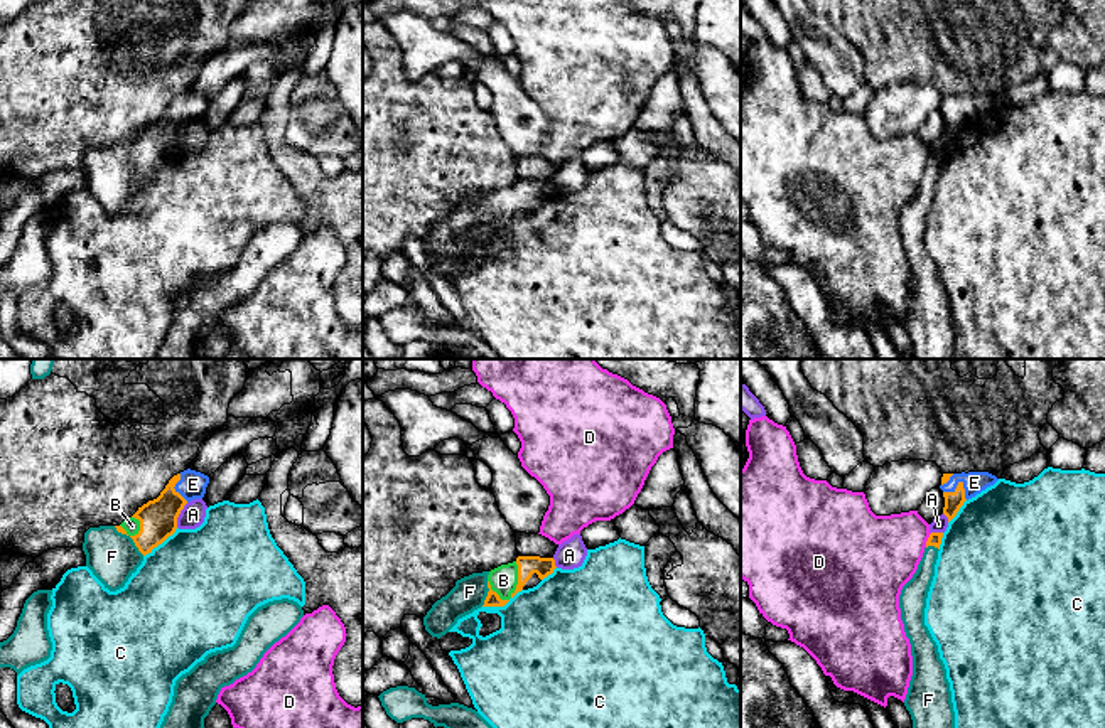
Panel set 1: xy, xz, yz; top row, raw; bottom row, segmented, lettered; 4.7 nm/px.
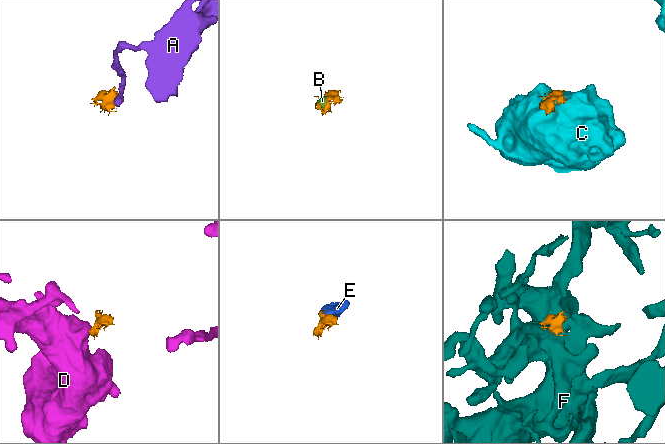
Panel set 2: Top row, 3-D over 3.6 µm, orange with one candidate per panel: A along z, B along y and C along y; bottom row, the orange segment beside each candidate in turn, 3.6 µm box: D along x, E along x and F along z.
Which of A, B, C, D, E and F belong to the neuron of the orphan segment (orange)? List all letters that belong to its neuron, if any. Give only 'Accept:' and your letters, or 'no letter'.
Accept: B, E, F

